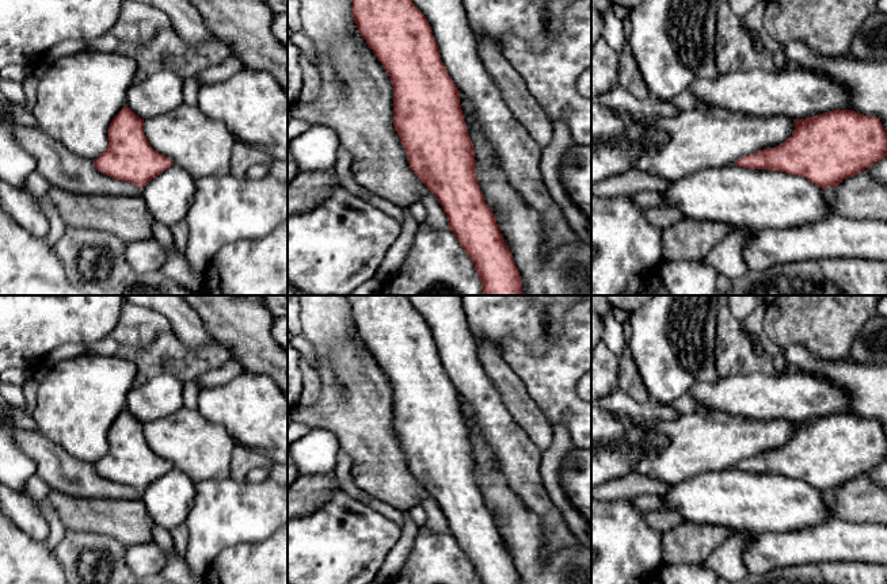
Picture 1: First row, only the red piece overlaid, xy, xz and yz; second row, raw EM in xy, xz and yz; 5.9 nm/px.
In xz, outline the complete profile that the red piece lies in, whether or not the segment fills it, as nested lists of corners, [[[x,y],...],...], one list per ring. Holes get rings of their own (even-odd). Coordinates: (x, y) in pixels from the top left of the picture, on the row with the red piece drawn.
[[[350,0],[359,34],[389,75],[393,126],[410,168],[437,196],[448,226],[471,257],[483,295],[524,295],[513,255],[484,202],[476,179],[473,144],[460,106],[460,91],[449,76],[426,16],[412,0]]]

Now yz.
[[[834,110],[806,119],[793,119],[792,135],[776,148],[743,156],[735,165],[780,171],[802,176],[821,188],[835,187],[887,156],[887,131],[880,119],[853,110]]]

